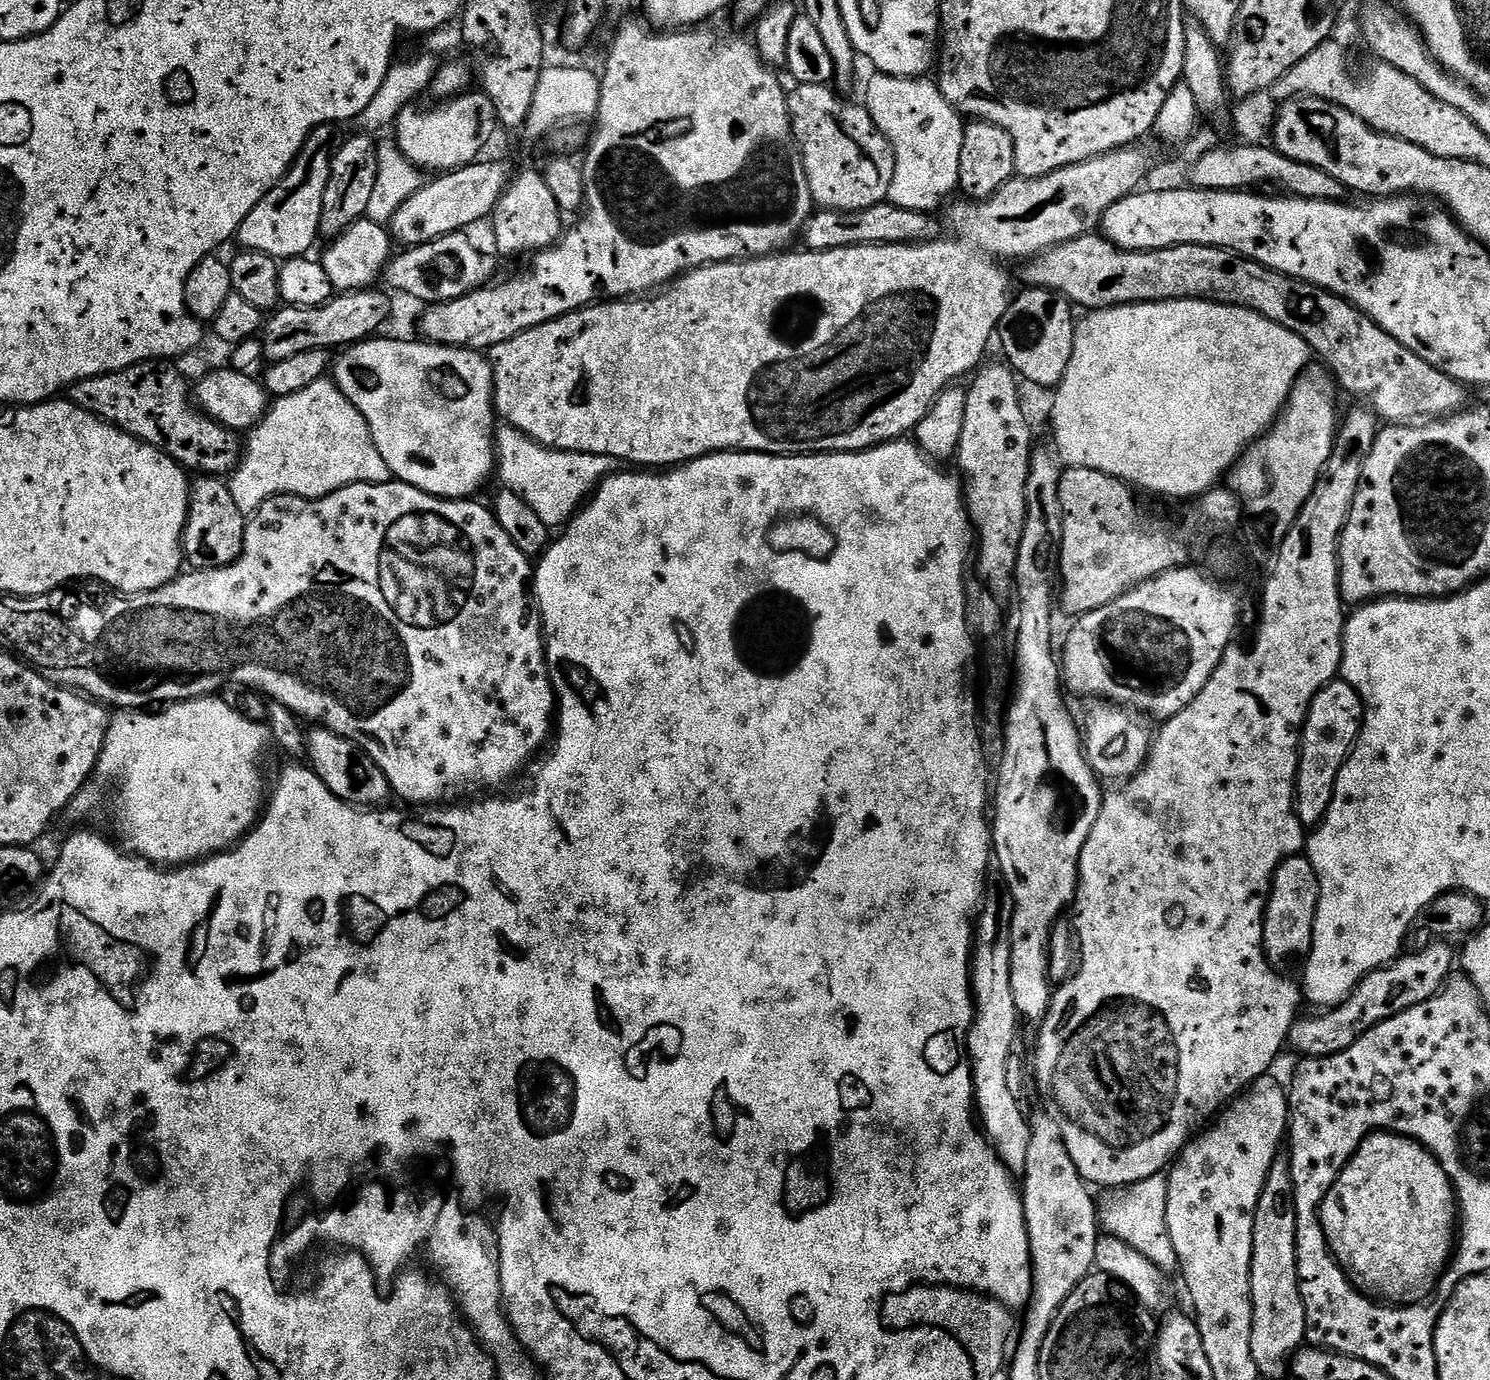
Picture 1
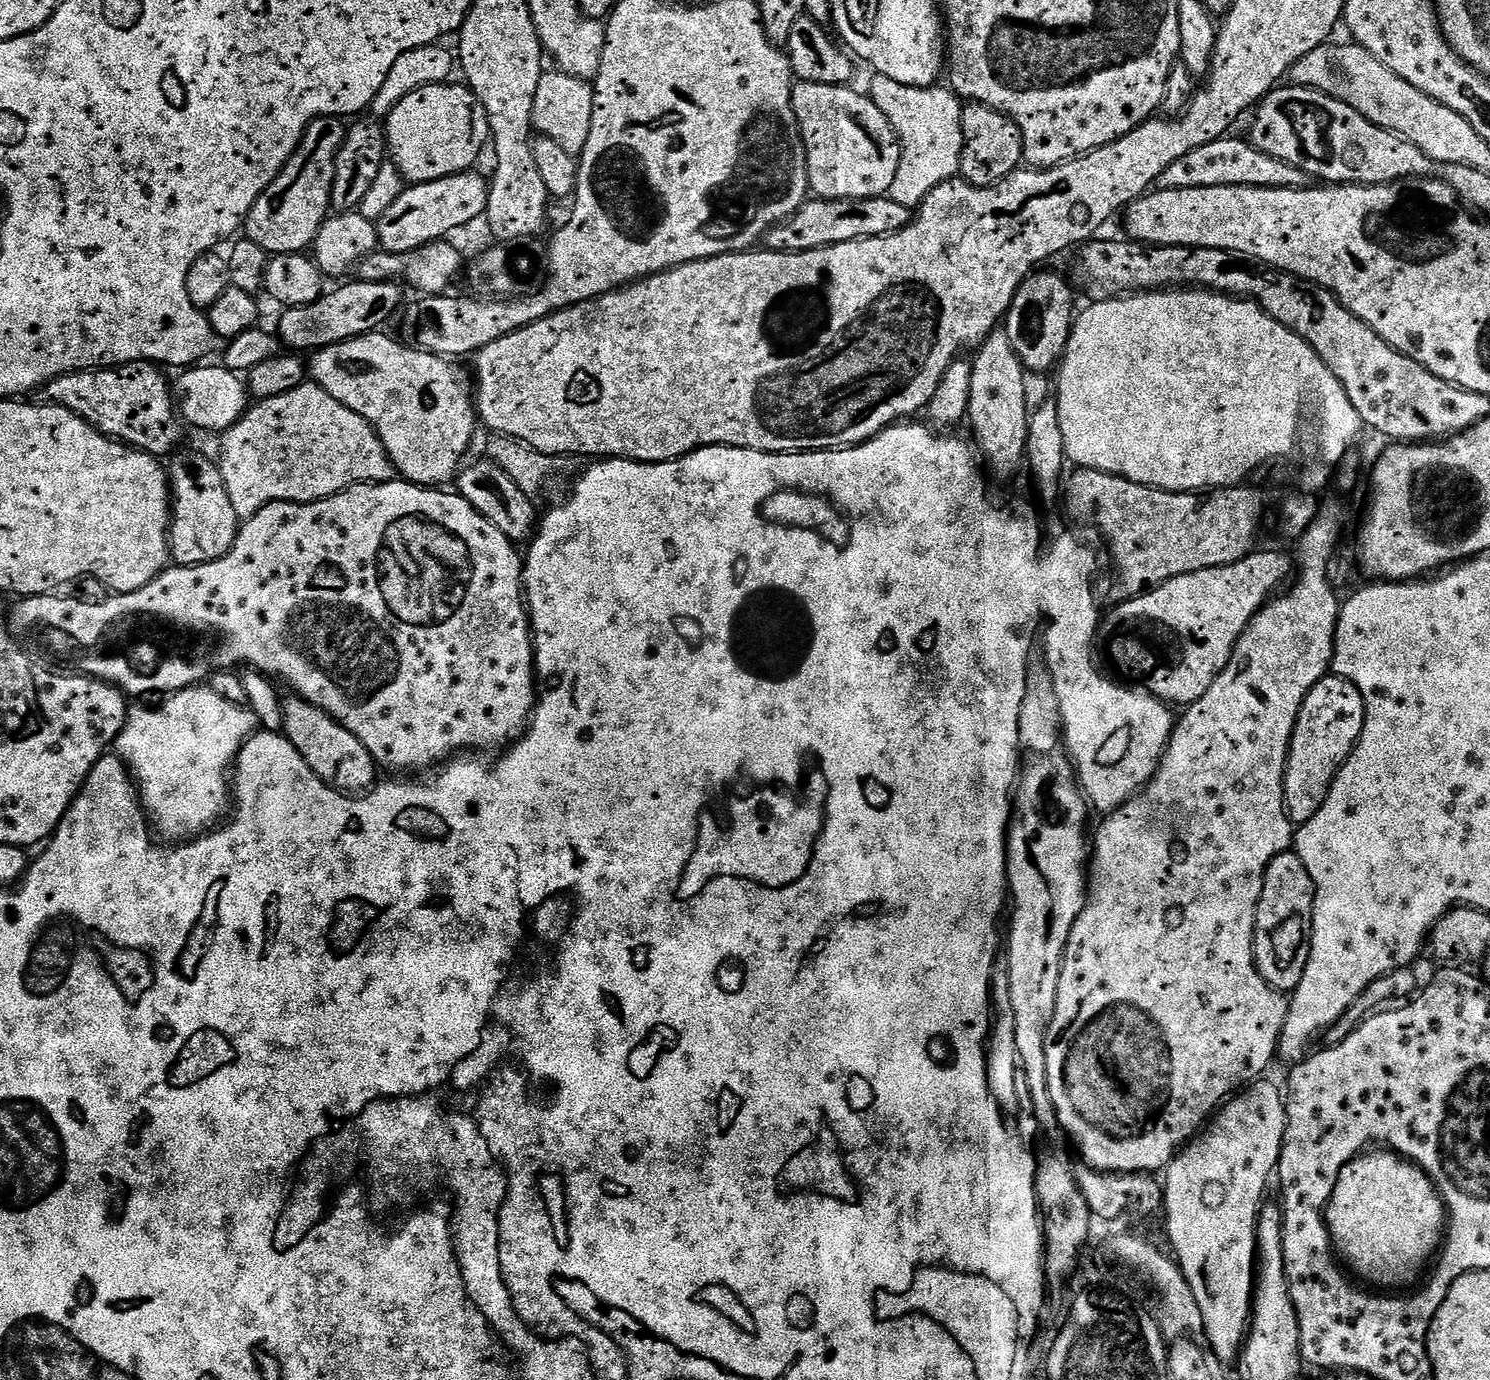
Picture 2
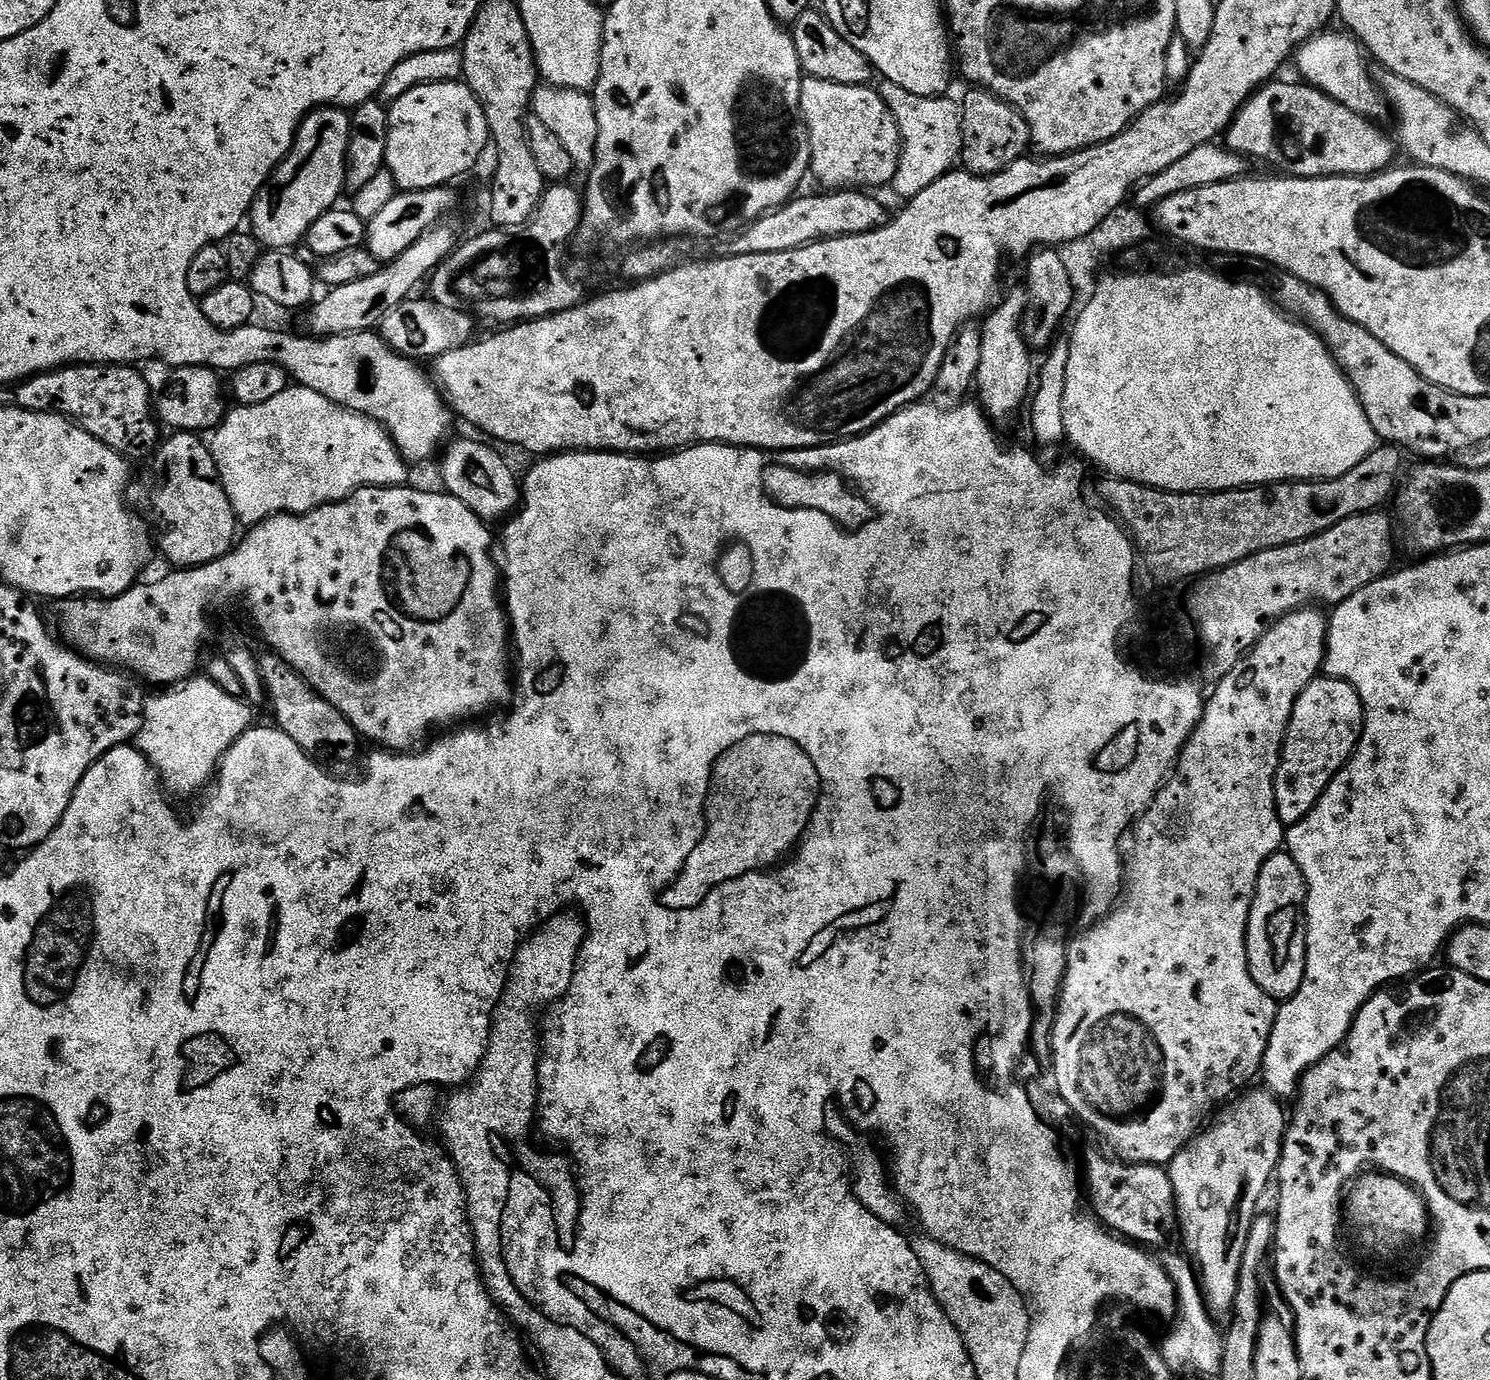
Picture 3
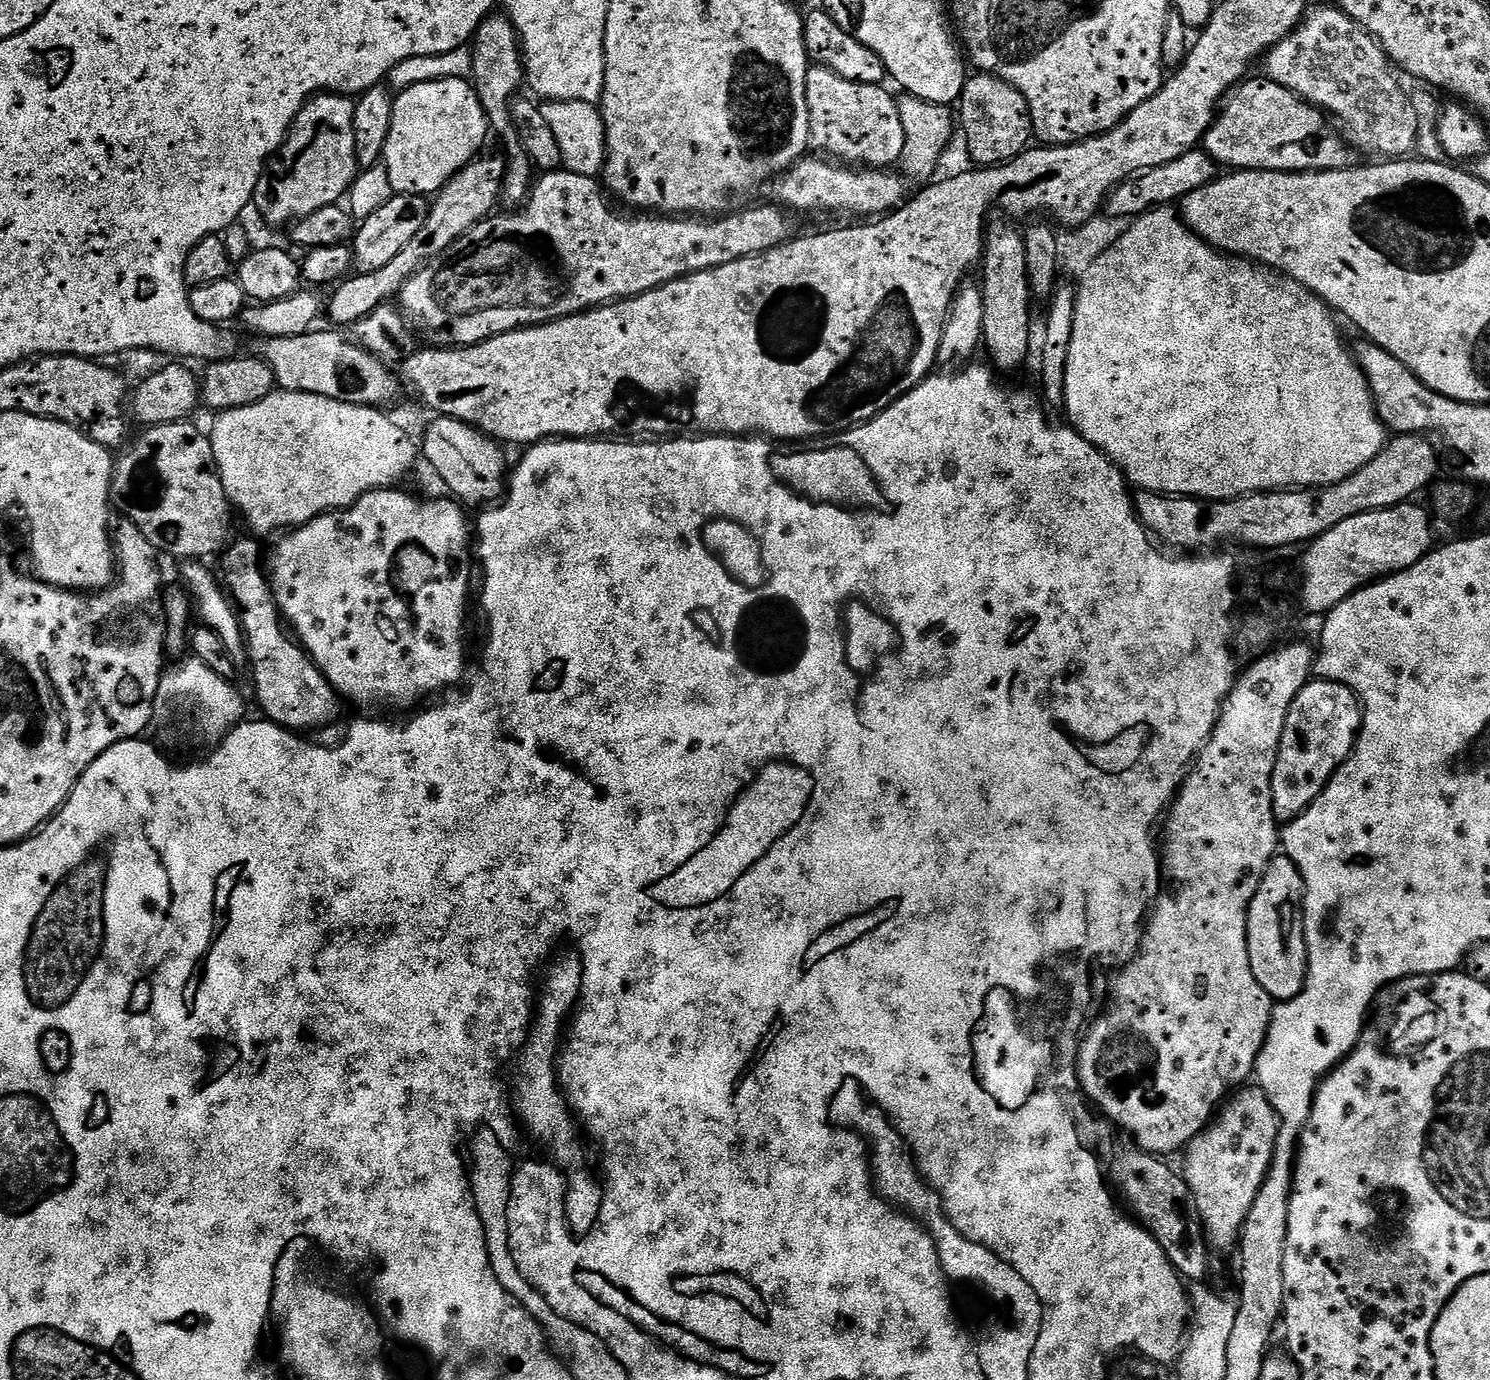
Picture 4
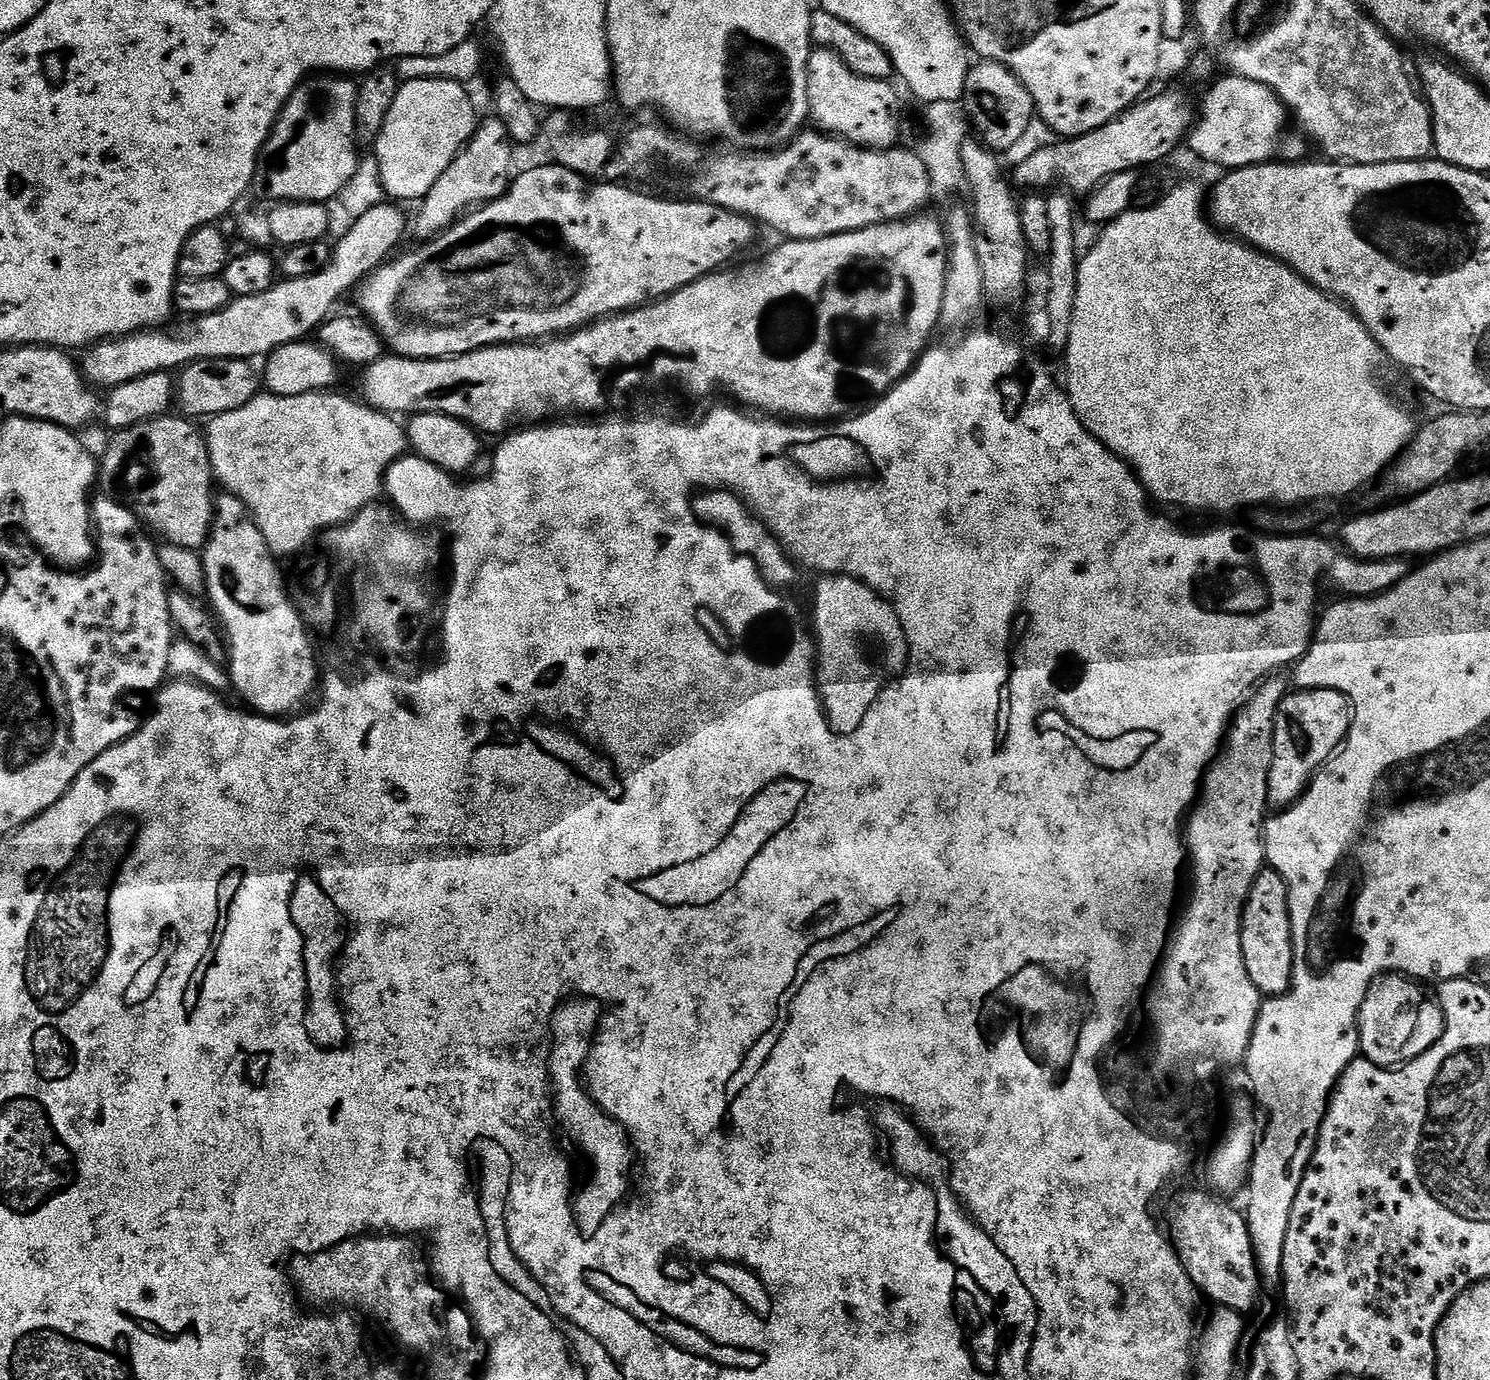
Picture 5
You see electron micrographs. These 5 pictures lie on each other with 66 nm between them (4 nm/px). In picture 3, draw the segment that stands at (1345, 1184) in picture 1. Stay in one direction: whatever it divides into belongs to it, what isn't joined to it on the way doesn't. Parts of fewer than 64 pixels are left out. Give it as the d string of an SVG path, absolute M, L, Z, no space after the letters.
M1363 1173L1349 1189L1346 1214L1356 1226L1361 1242L1382 1256L1423 1237L1425 1239L1430 1230L1430 1218L1423 1197L1404 1181L1387 1173Z

